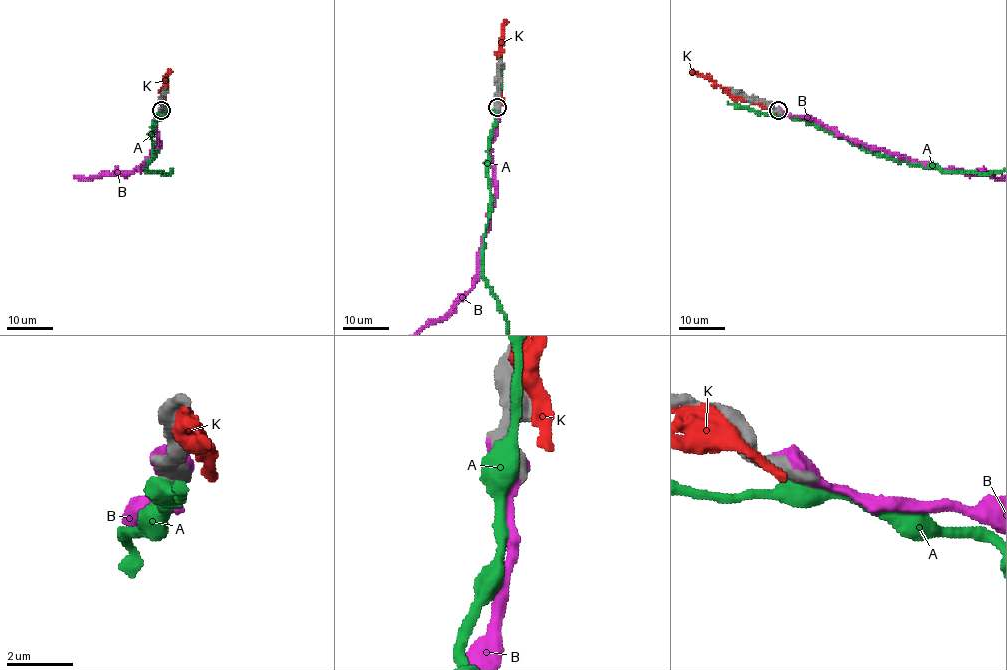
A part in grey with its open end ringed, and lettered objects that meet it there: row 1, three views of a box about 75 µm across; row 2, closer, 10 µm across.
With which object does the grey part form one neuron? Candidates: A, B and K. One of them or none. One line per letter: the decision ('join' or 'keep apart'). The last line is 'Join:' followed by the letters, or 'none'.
A: keep apart
B: join
K: keep apart
Join: B

